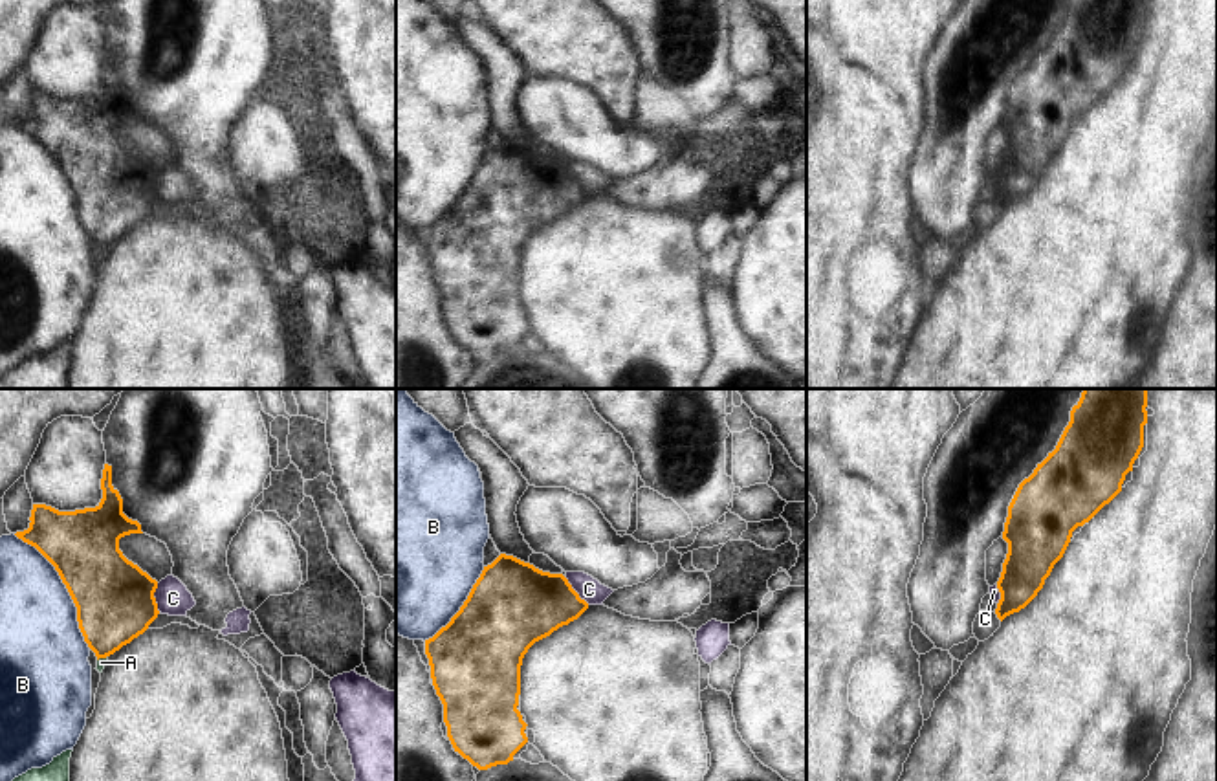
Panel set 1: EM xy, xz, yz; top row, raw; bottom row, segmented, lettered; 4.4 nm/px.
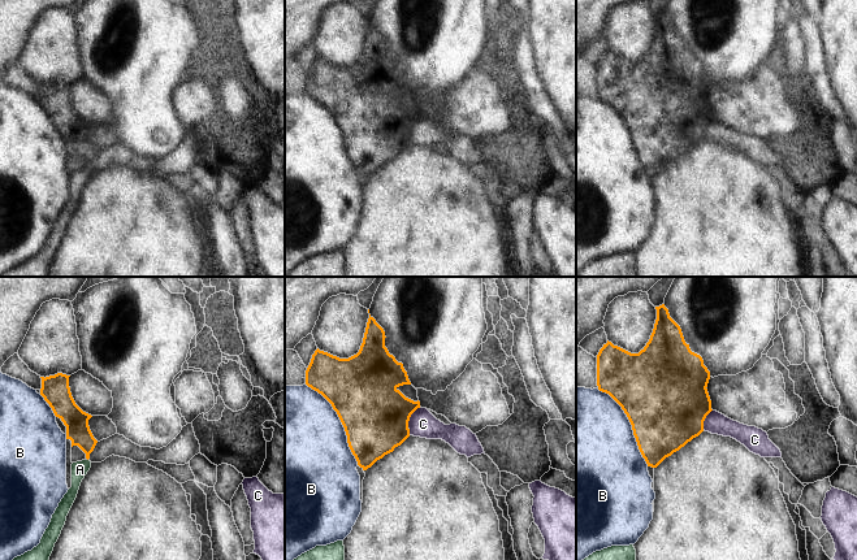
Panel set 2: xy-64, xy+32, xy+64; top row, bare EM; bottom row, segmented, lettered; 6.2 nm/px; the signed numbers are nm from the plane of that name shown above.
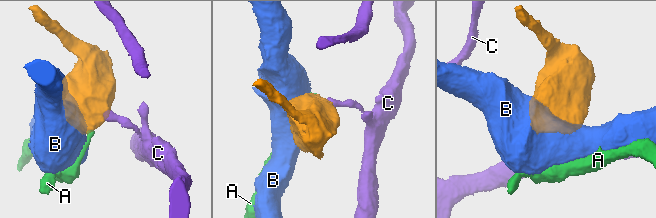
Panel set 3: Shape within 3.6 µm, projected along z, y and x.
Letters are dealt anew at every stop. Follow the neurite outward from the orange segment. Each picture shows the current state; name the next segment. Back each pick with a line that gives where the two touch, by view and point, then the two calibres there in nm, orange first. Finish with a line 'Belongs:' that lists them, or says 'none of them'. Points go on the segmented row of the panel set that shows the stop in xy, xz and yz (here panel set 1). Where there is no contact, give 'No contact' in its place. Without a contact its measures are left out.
Belongs: none of them

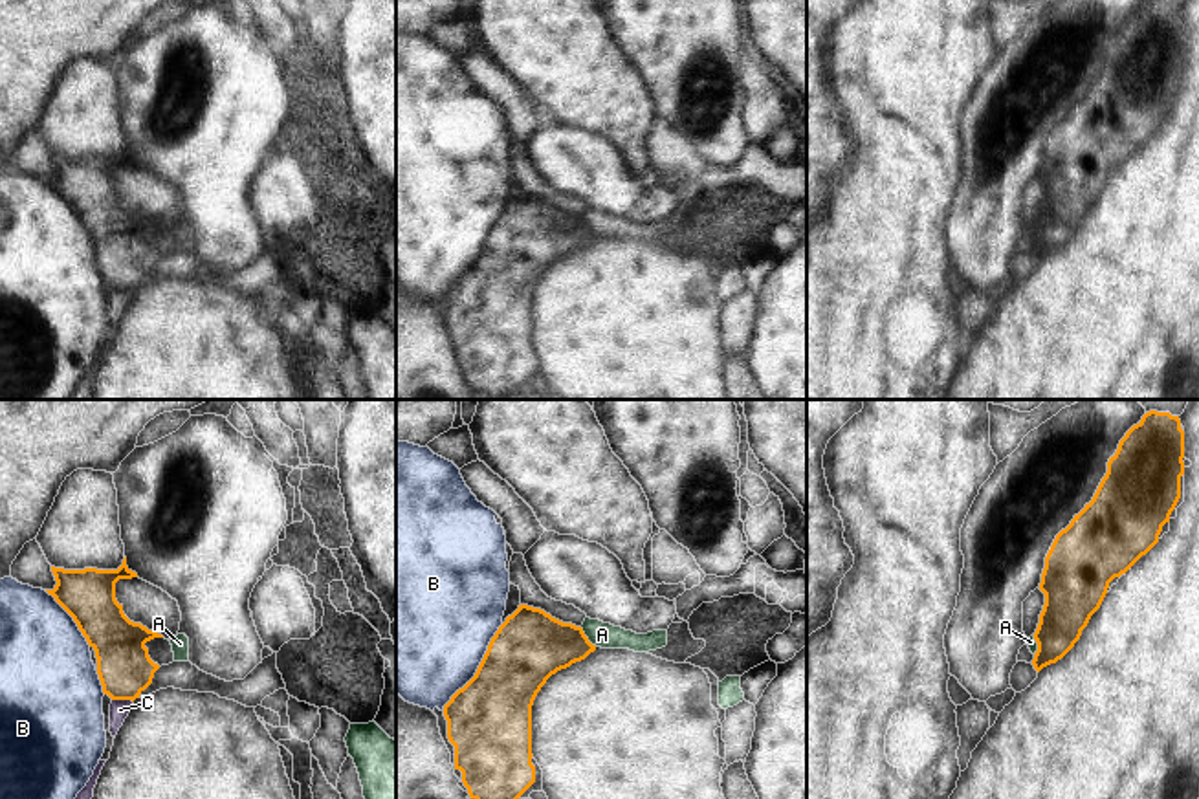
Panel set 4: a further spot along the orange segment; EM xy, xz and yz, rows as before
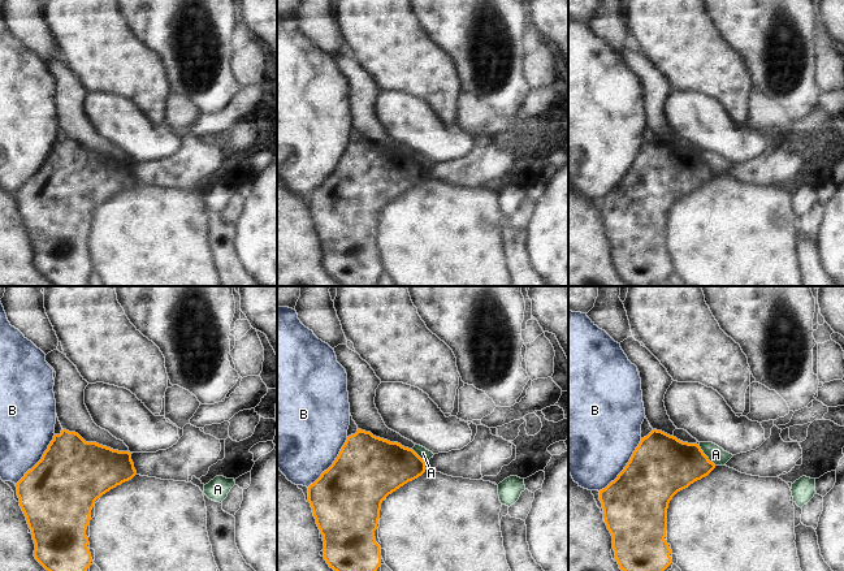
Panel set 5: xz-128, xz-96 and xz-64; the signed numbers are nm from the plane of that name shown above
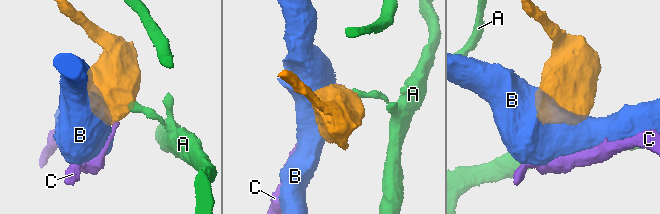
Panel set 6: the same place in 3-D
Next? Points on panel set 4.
Belongs: none of them

